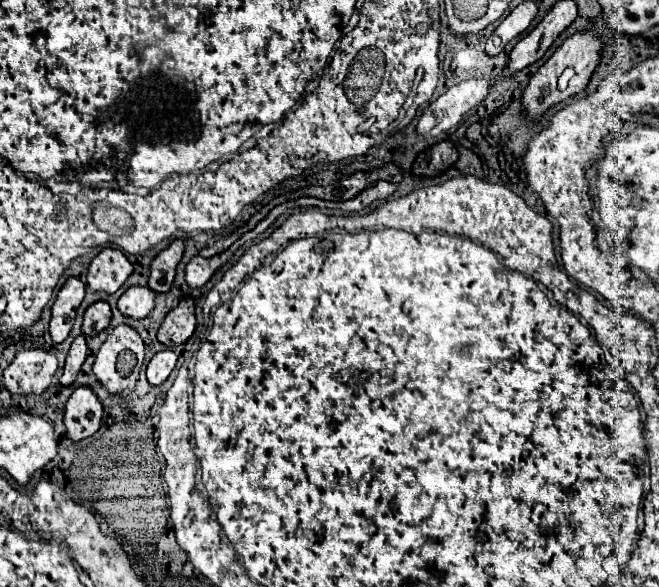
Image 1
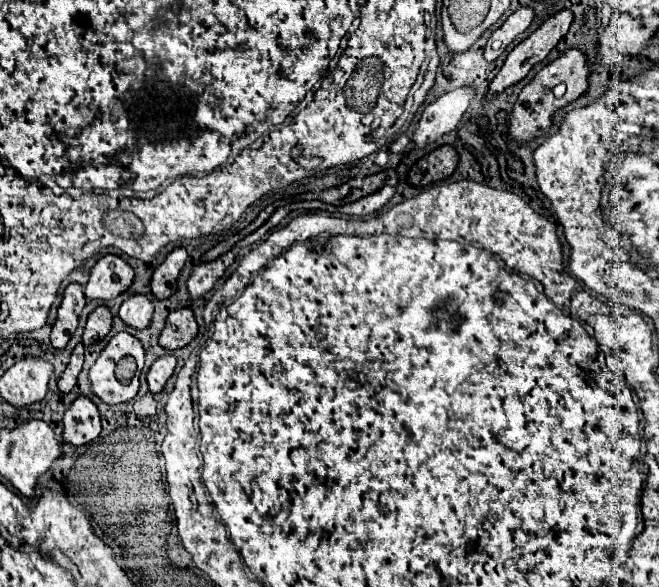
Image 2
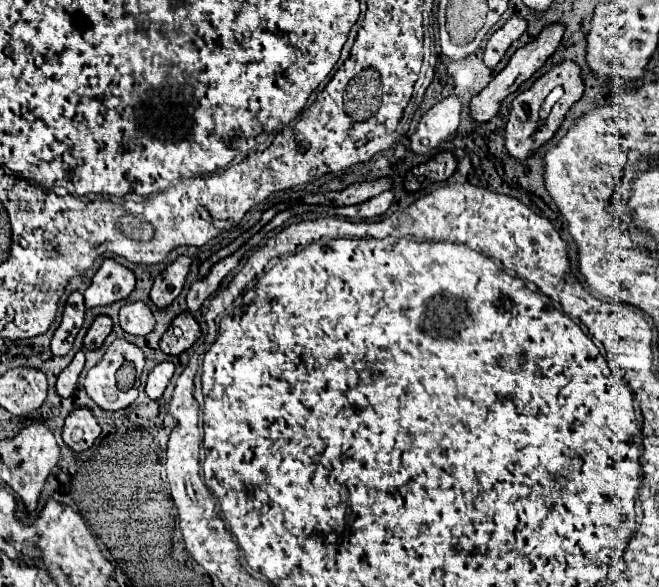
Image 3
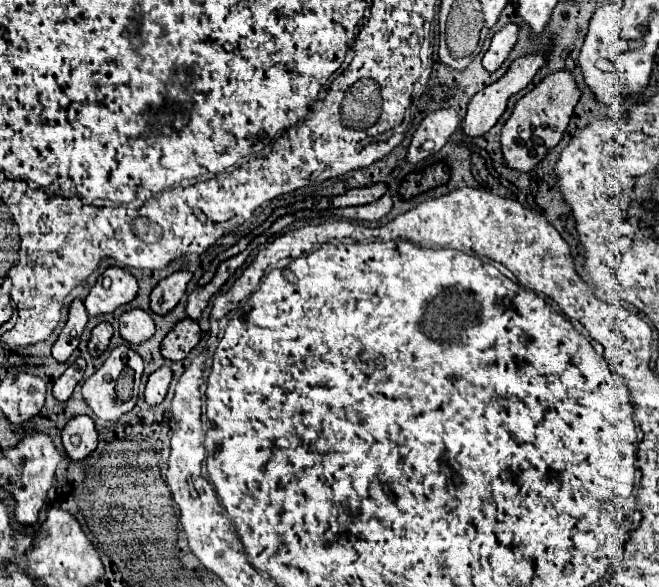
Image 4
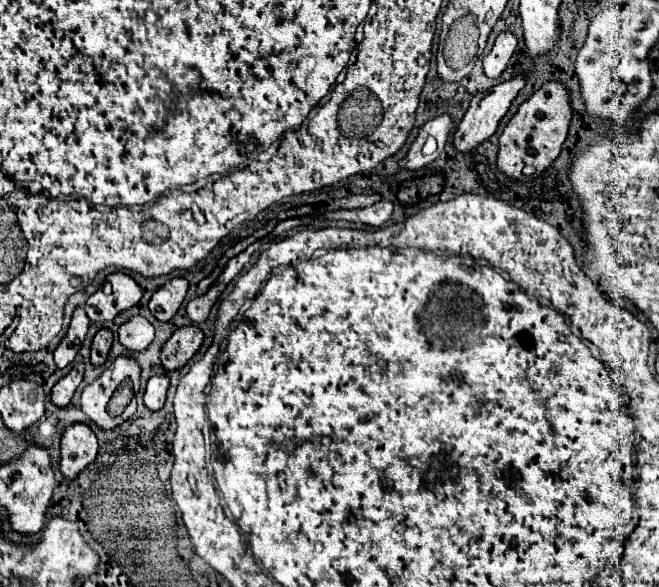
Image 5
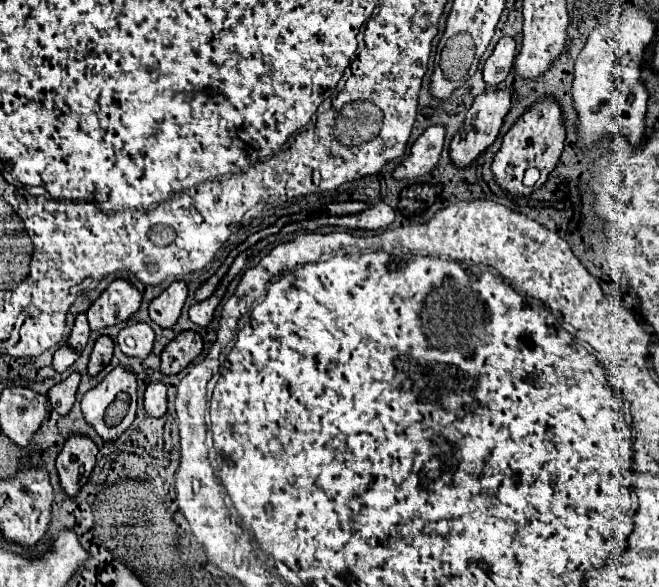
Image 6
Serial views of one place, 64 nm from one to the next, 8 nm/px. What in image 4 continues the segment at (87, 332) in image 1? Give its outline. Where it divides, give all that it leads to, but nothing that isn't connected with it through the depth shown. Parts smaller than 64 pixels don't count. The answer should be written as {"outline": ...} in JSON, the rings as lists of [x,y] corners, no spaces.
{"outline":[[[98,324],[98,326],[92,330],[90,342],[88,342],[88,352],[92,354],[92,358],[102,356],[102,352],[104,352],[104,350],[108,348],[108,344],[110,344],[110,338],[112,338],[112,326],[110,326],[110,324]]]}

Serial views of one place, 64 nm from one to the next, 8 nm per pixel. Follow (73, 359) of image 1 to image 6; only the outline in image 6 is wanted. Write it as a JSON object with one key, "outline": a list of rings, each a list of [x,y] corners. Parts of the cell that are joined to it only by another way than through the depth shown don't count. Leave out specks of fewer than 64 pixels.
{"outline":[[[74,372],[74,374],[70,374],[70,378],[66,378],[64,382],[56,384],[48,390],[48,400],[60,416],[66,416],[72,410],[74,400],[76,400],[78,384],[80,384],[80,374]]]}

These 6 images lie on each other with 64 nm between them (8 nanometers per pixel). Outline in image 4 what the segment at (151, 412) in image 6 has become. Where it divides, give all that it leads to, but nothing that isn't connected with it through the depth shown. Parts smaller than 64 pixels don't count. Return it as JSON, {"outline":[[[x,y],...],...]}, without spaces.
{"outline":[[[162,366],[162,368],[158,368],[156,372],[150,374],[150,378],[146,382],[146,390],[144,390],[146,402],[150,406],[156,406],[164,400],[166,390],[170,386],[170,380],[172,380],[172,370],[168,366]]]}

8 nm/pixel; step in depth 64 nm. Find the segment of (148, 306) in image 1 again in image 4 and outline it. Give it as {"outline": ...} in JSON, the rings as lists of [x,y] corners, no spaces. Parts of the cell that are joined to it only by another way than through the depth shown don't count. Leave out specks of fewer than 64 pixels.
{"outline":[[[136,308],[120,316],[120,336],[130,344],[142,344],[154,334],[154,322],[150,314]]]}

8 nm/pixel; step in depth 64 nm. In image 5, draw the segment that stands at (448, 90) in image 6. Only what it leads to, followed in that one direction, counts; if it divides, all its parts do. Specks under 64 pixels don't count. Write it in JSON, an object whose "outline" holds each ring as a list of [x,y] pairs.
{"outline":[[[438,56],[438,78],[440,78],[440,82],[460,82],[464,76],[468,76],[468,74],[472,72],[472,68],[474,68],[474,62],[470,62],[462,72],[452,72],[452,70],[446,66],[444,58]]]}

